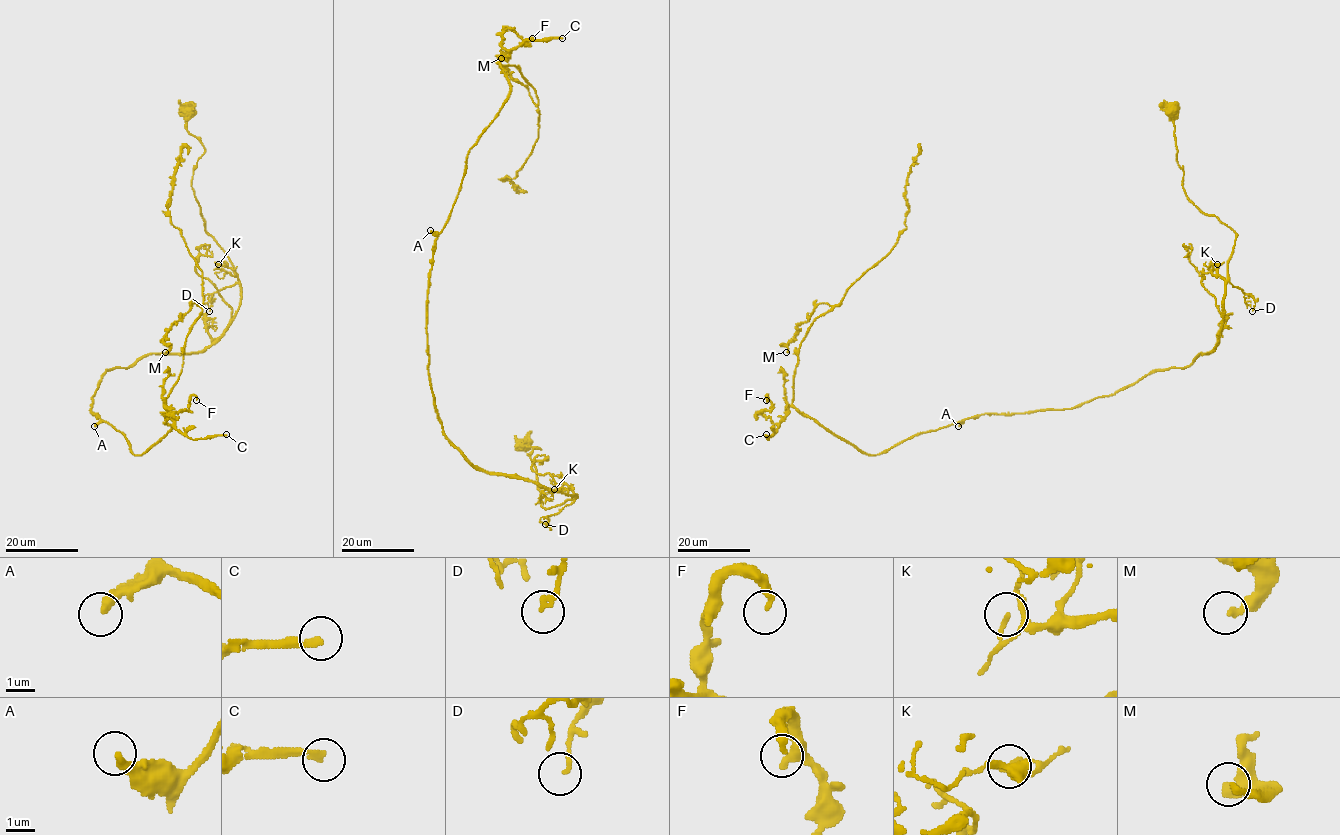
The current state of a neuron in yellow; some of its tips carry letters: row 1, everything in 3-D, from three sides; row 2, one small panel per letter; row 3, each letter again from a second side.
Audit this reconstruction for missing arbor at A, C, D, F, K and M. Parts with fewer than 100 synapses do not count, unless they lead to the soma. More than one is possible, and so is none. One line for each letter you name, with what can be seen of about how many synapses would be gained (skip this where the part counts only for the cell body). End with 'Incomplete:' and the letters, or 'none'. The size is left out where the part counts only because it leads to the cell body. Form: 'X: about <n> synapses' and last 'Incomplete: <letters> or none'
C: about 200 synapses
Incomplete: C

